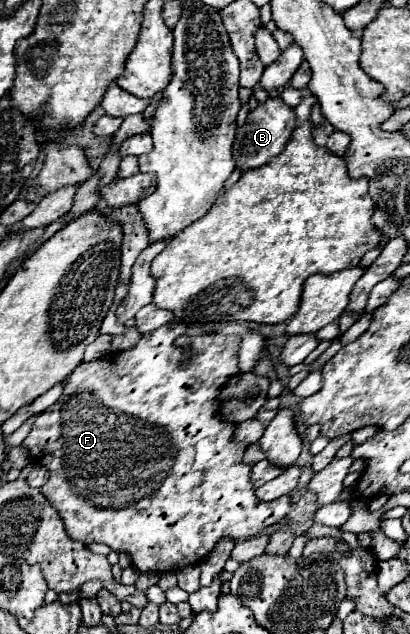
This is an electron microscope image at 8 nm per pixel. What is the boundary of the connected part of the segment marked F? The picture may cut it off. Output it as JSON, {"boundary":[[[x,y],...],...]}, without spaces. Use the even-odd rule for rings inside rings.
{"boundary":[[[172,320],[164,326],[160,326],[158,330],[154,330],[152,334],[144,334],[142,340],[126,350],[126,352],[116,352],[116,354],[108,354],[102,356],[94,362],[84,362],[80,364],[80,368],[76,368],[76,372],[72,372],[64,394],[60,396],[60,400],[50,406],[48,410],[44,410],[38,420],[34,422],[30,434],[26,436],[26,440],[22,442],[28,450],[34,462],[42,464],[48,468],[50,478],[48,482],[40,488],[44,498],[58,510],[58,514],[64,520],[66,532],[72,540],[78,540],[82,544],[90,544],[90,542],[100,542],[110,546],[116,552],[128,552],[136,570],[142,574],[162,574],[162,572],[176,572],[188,564],[198,564],[200,560],[204,560],[212,548],[222,540],[222,538],[230,538],[234,542],[238,540],[246,540],[250,536],[260,534],[266,526],[272,526],[276,522],[280,522],[292,506],[292,498],[290,496],[280,496],[272,502],[260,502],[258,498],[254,498],[254,488],[250,482],[250,470],[252,466],[246,466],[242,462],[244,450],[246,446],[240,444],[238,440],[232,438],[232,424],[224,424],[220,420],[220,416],[216,416],[216,396],[220,392],[220,388],[228,382],[228,376],[234,376],[238,372],[238,344],[240,338],[238,336],[206,336],[206,334],[194,334],[190,338],[190,350],[192,350],[192,360],[188,366],[180,366],[180,358],[182,358],[182,348],[178,348],[174,342],[176,338],[184,334],[184,324],[178,320]]]}

